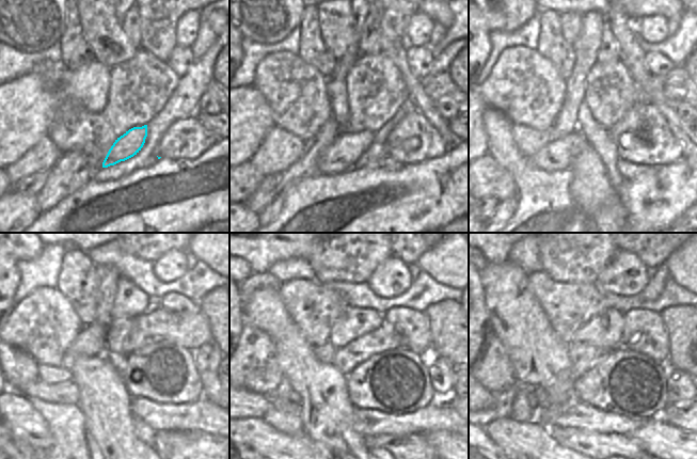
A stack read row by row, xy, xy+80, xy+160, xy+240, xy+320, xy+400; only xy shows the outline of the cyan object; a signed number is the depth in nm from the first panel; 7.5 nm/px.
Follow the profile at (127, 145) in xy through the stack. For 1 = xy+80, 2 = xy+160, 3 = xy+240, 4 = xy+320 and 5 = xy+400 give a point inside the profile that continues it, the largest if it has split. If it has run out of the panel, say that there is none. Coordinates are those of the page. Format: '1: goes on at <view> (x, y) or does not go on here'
1: goes on at xy+80 (346, 149)
2: goes on at xy+160 (555, 155)
3: goes on at xy+240 (67, 393)
4: goes on at xy+320 (251, 405)
5: goes on at xy+400 (490, 397)

